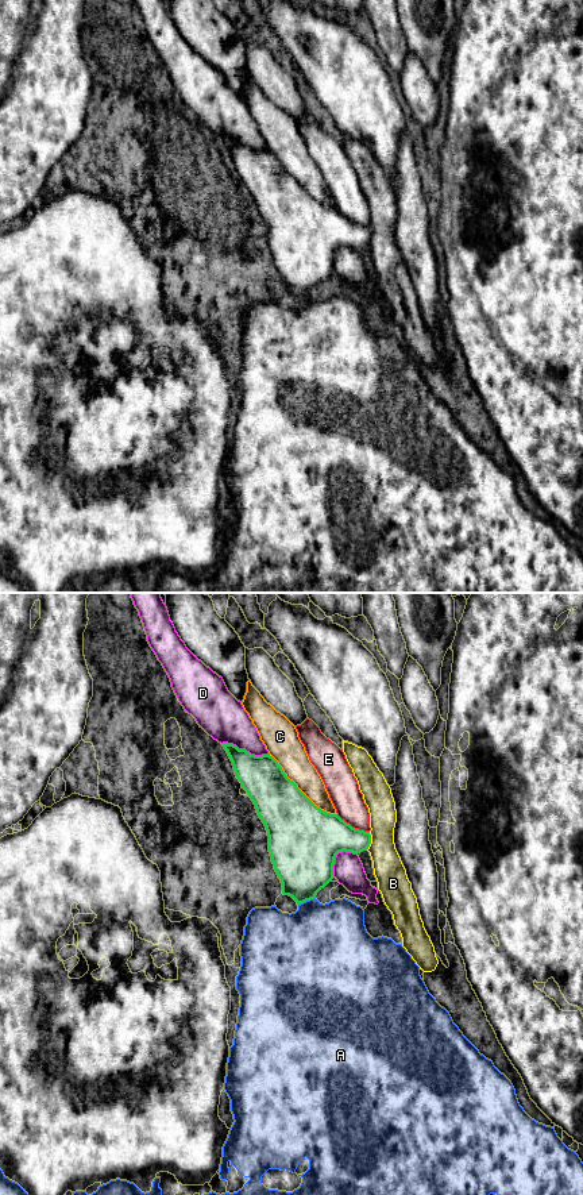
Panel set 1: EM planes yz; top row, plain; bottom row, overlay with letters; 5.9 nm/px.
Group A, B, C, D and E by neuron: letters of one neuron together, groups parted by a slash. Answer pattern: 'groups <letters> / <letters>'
groups A / B / C / D / E

